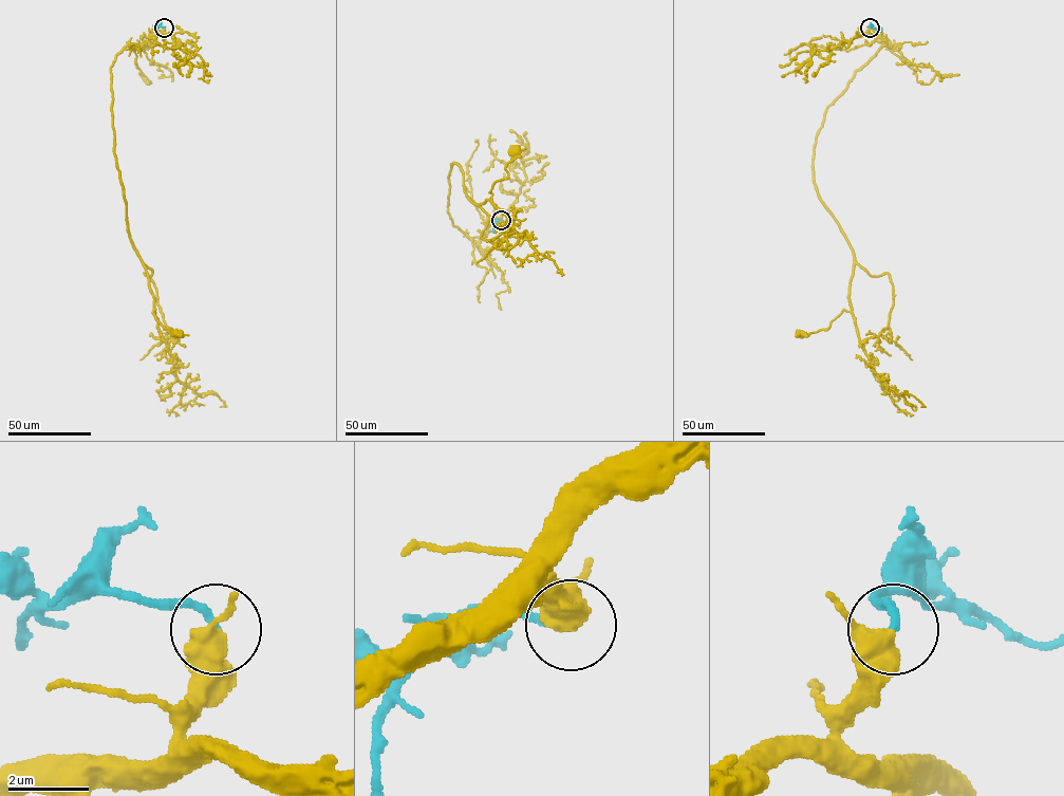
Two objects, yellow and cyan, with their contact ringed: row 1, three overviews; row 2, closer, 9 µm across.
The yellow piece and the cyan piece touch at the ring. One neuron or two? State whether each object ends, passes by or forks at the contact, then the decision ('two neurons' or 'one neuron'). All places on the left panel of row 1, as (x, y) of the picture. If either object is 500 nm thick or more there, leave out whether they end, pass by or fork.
yellow passes by; cyan ends there; one neuron

